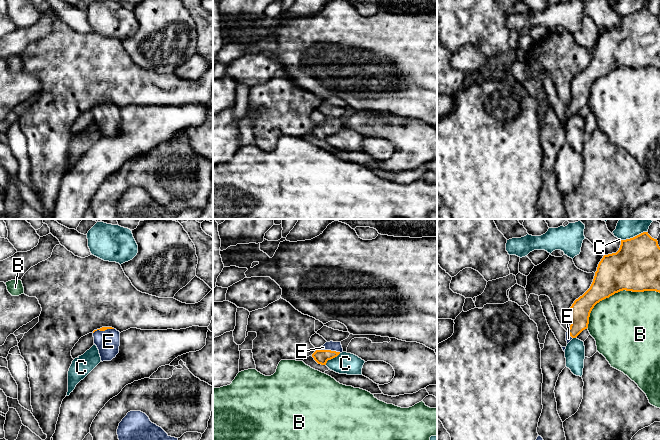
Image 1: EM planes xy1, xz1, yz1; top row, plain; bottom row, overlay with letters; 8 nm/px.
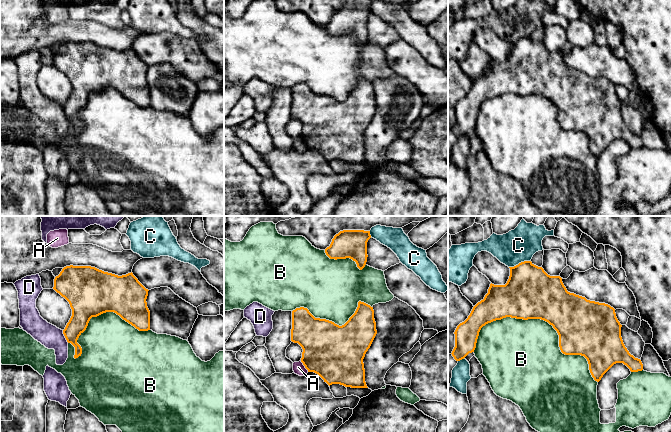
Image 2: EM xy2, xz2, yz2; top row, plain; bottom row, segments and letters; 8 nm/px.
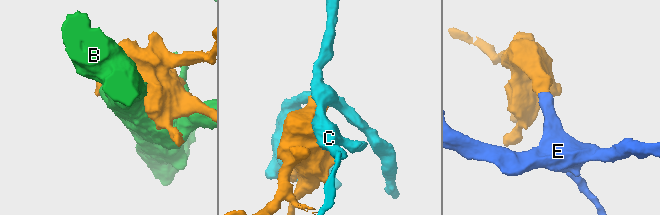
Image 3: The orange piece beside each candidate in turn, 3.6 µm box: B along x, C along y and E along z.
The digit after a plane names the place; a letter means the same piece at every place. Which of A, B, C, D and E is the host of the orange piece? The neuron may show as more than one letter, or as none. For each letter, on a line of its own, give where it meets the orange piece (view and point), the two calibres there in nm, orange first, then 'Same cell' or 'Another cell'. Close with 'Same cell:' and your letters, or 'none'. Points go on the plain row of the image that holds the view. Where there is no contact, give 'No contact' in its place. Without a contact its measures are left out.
A: Touches orange at xz2 (304, 141). Thickness 440 nm (orange) against 90 nm. Another cell
B: Touches orange at yz2 (551, 100). Thickness 420 nm (orange) against 460 nm. Another cell
C: Touches orange at yz1 (635, 12). Thickness 380 nm (orange) against 130 nm. Another cell
D: Touches orange at xy2 (65, 112). Thickness 180 nm (orange) against 180 nm. Another cell
E: Touches orange at xz1 (329, 126). Thickness 110 nm (orange) against 80 nm. Same cell
Same cell: E

